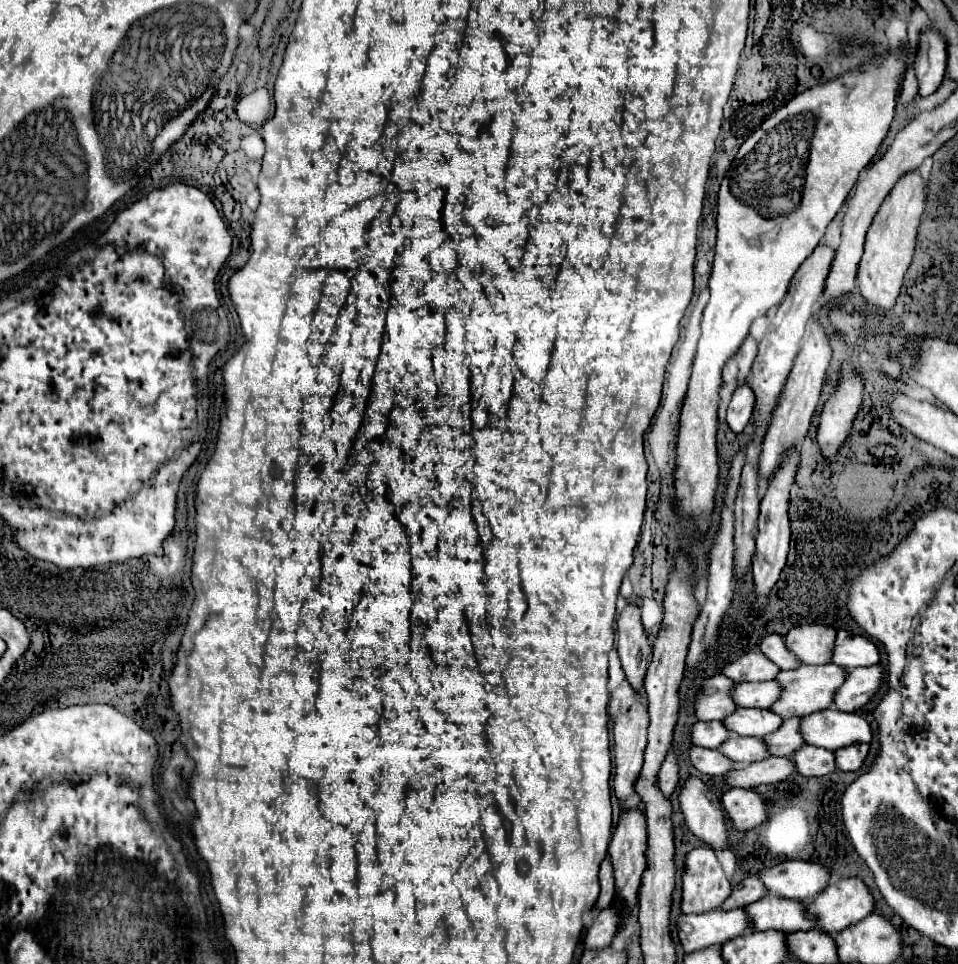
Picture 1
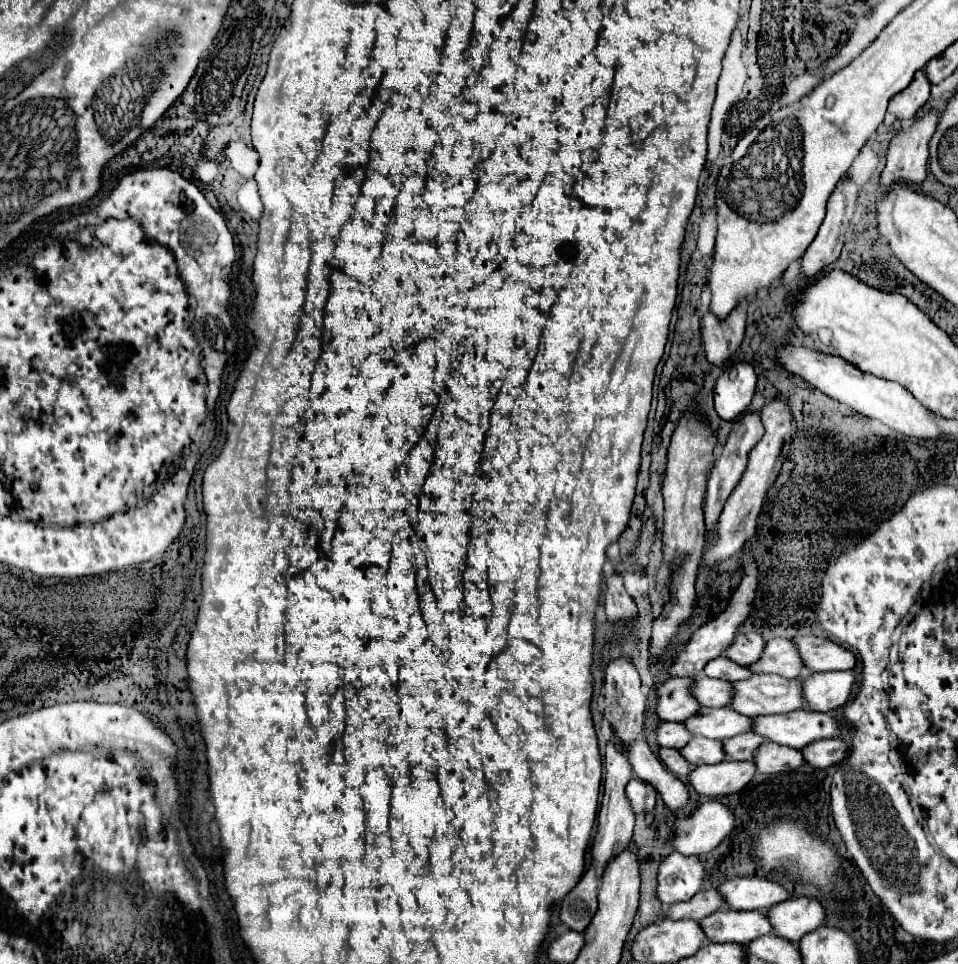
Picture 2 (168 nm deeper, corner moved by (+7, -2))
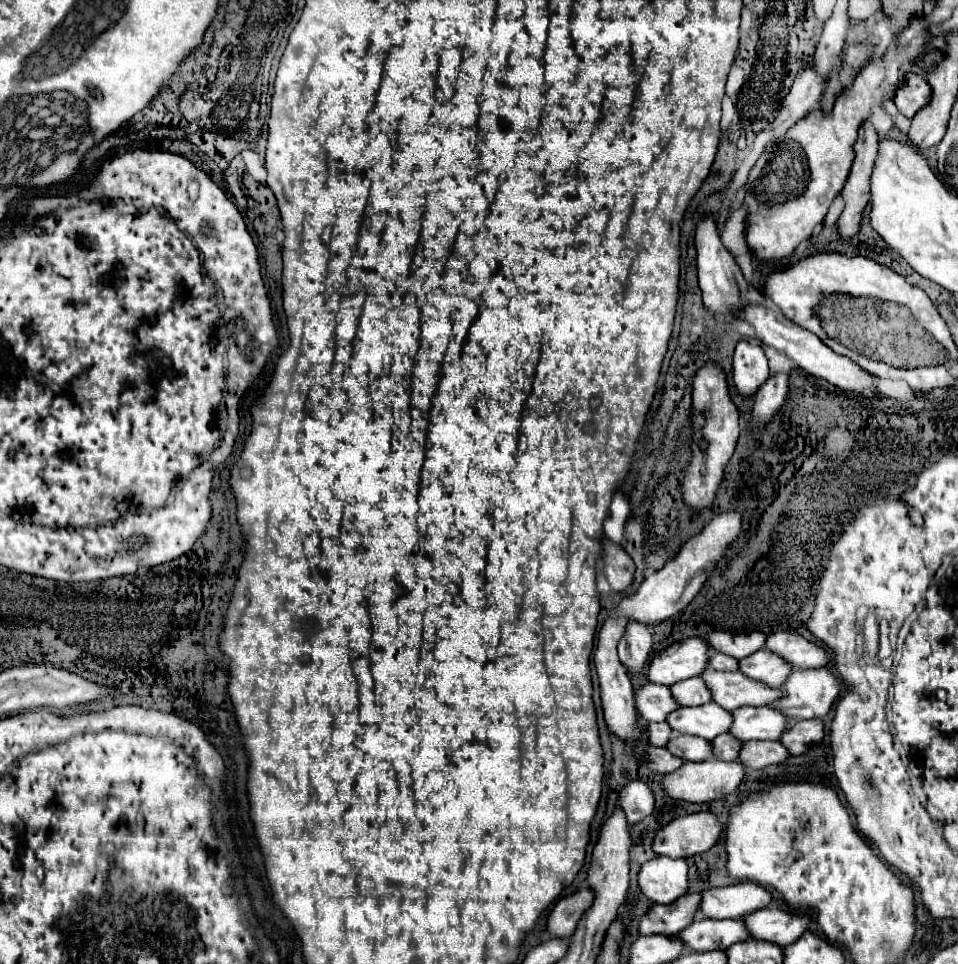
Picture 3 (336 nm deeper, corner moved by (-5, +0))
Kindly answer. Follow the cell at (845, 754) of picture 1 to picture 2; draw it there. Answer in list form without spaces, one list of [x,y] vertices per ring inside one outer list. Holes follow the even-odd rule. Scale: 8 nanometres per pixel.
[[[823,739],[823,741],[815,741],[811,745],[807,745],[803,751],[805,761],[815,767],[815,769],[827,769],[831,765],[841,763],[847,753],[849,753],[849,745],[841,739]]]

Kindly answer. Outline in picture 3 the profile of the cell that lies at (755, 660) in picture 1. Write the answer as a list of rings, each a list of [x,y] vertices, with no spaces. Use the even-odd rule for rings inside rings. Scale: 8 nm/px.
[[[713,653],[709,655],[709,667],[717,671],[737,671],[737,659],[723,653]]]

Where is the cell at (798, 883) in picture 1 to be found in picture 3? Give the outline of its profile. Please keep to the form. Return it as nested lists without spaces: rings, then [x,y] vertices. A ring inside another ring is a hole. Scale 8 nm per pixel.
[[[743,881],[727,887],[707,889],[701,893],[697,917],[705,919],[741,919],[751,911],[763,909],[771,903],[767,889],[753,881]]]

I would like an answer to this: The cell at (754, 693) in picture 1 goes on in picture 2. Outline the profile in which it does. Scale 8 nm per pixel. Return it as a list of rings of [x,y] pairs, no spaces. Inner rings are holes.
[[[699,675],[693,685],[693,695],[703,707],[727,707],[733,699],[733,685],[729,681]]]

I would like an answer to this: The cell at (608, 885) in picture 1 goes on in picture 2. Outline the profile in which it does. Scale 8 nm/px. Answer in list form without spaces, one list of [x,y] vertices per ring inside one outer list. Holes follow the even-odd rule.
[[[589,867],[581,881],[577,883],[577,887],[563,899],[559,913],[561,921],[575,931],[585,931],[597,911],[597,889],[599,889],[597,873],[593,867]]]

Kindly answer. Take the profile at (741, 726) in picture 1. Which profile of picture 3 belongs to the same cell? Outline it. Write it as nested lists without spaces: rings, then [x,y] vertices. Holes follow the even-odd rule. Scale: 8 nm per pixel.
[[[705,703],[699,707],[679,707],[677,711],[669,713],[665,721],[675,733],[695,735],[711,741],[713,737],[727,733],[731,725],[731,713],[717,703]]]

